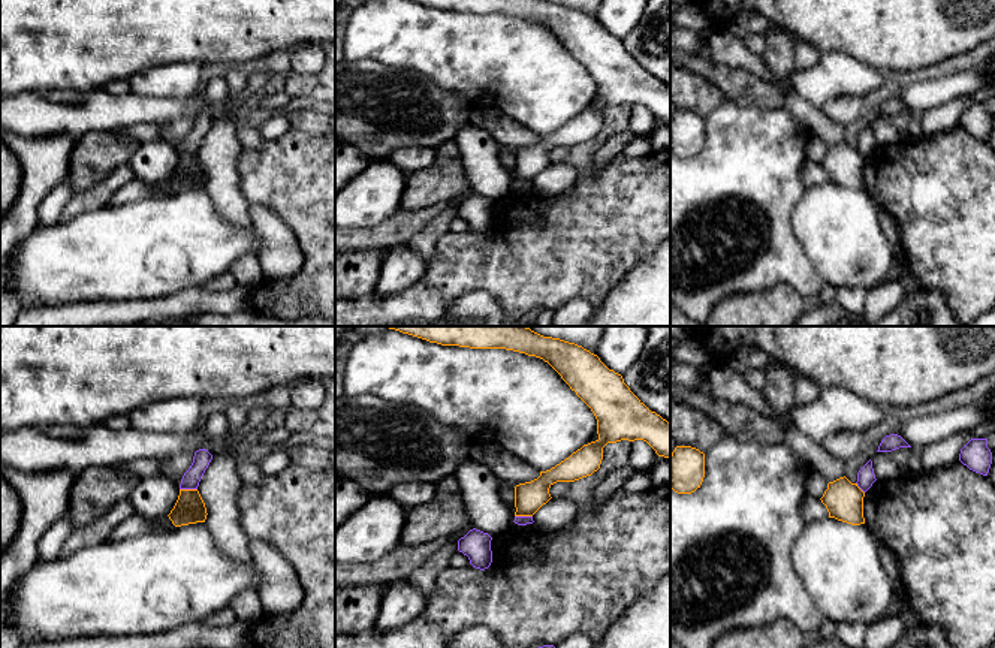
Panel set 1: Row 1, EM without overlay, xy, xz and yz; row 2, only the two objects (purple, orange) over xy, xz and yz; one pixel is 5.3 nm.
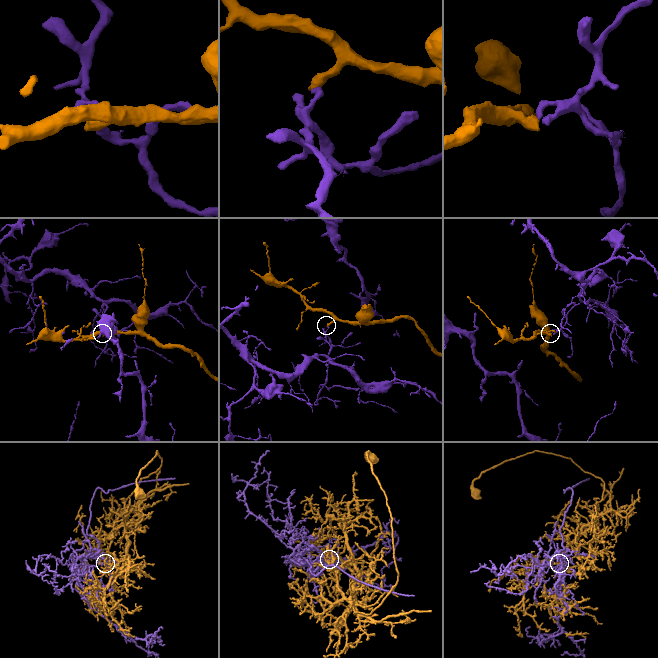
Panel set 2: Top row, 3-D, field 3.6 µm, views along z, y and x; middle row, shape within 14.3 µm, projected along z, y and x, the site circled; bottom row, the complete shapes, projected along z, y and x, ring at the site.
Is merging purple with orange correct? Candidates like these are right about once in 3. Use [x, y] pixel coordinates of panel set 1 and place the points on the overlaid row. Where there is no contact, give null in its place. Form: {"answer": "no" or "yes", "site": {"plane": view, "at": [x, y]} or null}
{"answer": "no", "site": {"plane": "xy", "at": [189, 488]}}

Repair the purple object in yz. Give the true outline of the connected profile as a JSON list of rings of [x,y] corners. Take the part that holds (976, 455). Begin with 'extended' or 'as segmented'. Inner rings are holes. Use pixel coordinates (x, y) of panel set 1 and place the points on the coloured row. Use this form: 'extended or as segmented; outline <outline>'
as segmented; outline [[[971,438],[959,453],[959,461],[970,470],[988,476],[992,464],[992,452],[988,438]]]

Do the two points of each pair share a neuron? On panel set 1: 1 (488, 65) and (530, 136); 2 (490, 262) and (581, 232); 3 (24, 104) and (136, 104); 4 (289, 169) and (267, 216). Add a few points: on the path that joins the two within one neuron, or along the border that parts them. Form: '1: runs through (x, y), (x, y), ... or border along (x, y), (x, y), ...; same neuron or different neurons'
1: border along (503, 114), (519, 121), (539, 136); different neurons
2: runs through (512, 262), (525, 262), (542, 252), (558, 249); same neuron
3: runs through (53, 115), (90, 115), (108, 111); same neuron
4: border along (249, 204), (267, 205), (294, 234); different neurons

